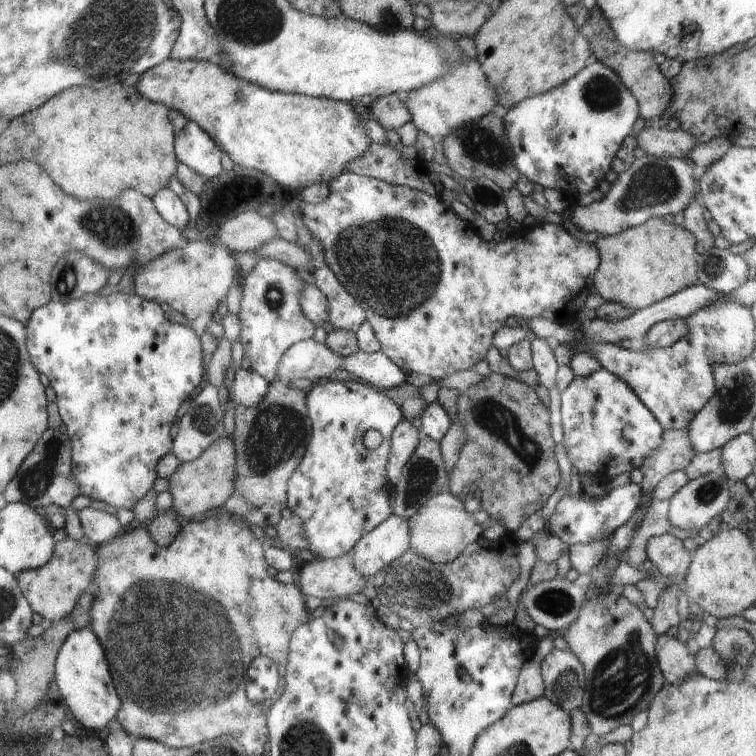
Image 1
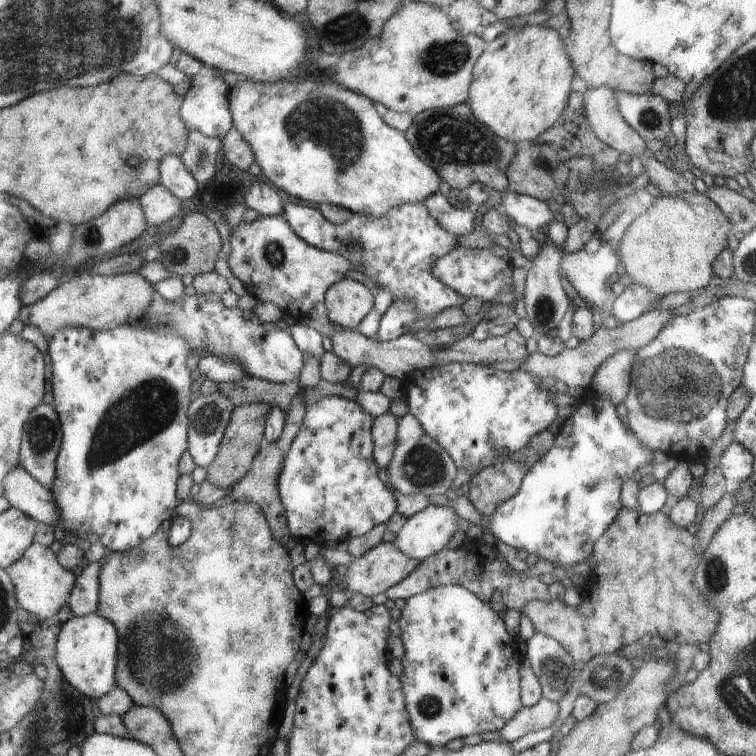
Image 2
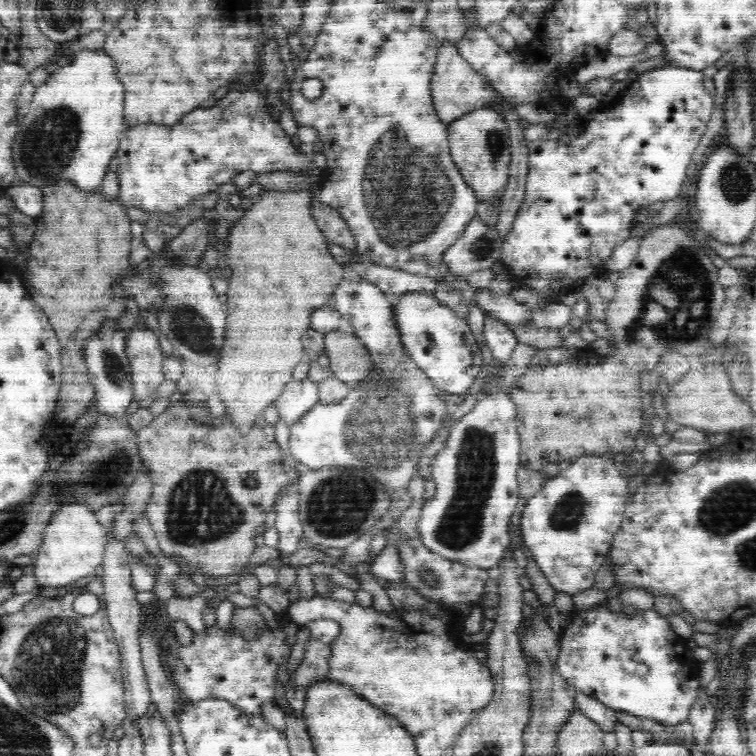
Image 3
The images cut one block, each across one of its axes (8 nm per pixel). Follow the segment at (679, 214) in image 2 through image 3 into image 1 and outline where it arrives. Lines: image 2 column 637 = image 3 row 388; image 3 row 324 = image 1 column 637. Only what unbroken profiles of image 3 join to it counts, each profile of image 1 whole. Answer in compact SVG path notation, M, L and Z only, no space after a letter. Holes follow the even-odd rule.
M652 217L640 226L624 229L620 234L598 237L595 246L599 251L600 265L595 274L595 290L606 301L620 303L635 311L663 301L692 284L698 285L699 265L694 260L697 240L694 235L682 228L682 224L674 226L674 223L666 222L663 218Z

